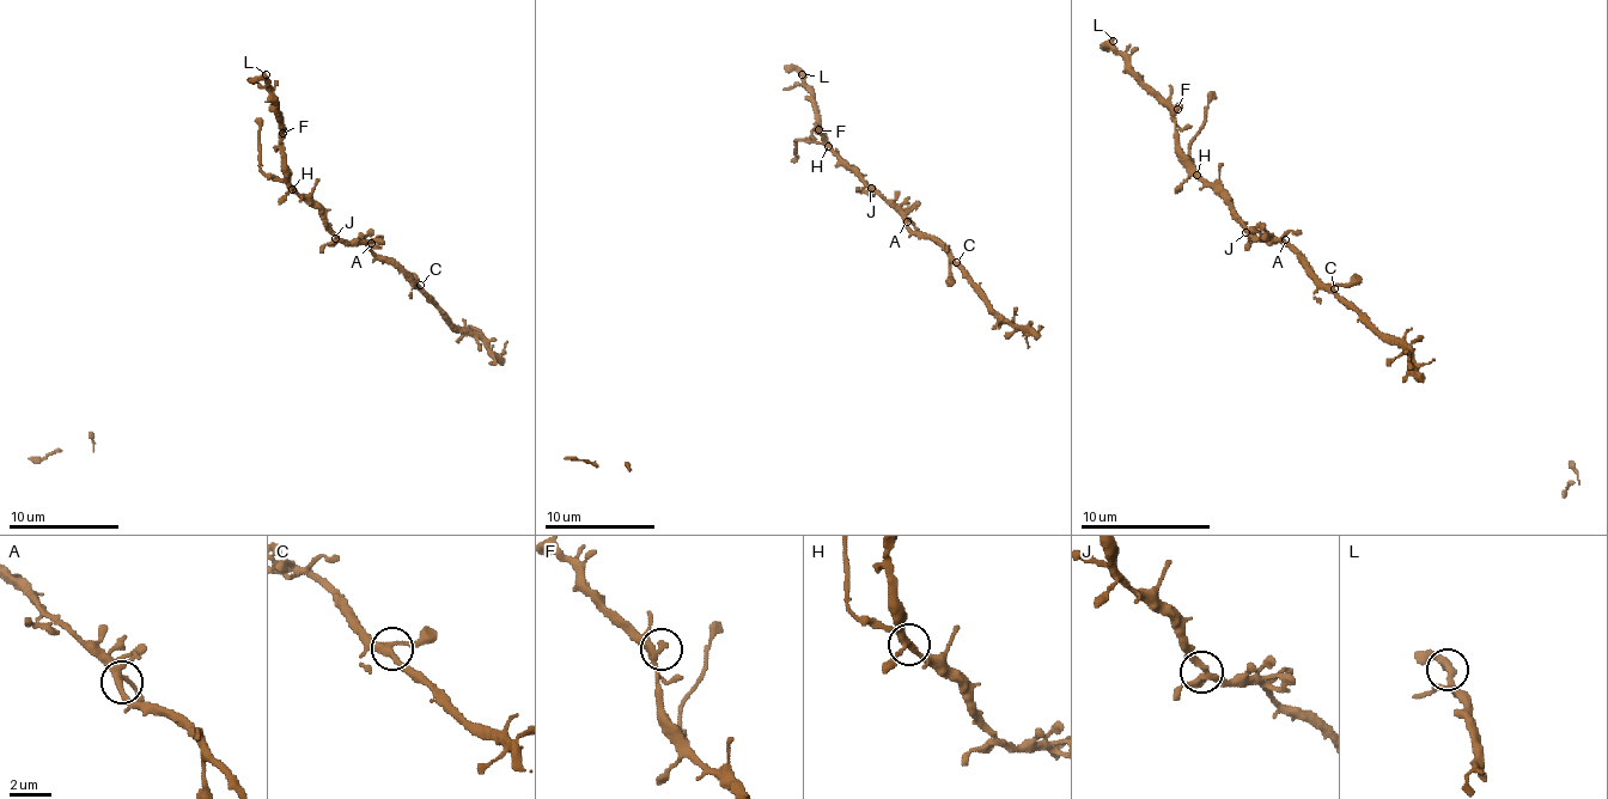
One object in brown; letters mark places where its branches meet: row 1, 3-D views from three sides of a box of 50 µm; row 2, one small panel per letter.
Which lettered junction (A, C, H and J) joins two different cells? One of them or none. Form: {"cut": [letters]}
{"cut": []}

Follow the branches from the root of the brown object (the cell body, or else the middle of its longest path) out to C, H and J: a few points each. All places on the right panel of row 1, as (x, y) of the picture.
C: (1281, 242), (1325, 285), (1334, 288)
H: (1281, 242), (1255, 239), (1197, 174)
J: (1281, 242), (1253, 239), (1246, 232)

